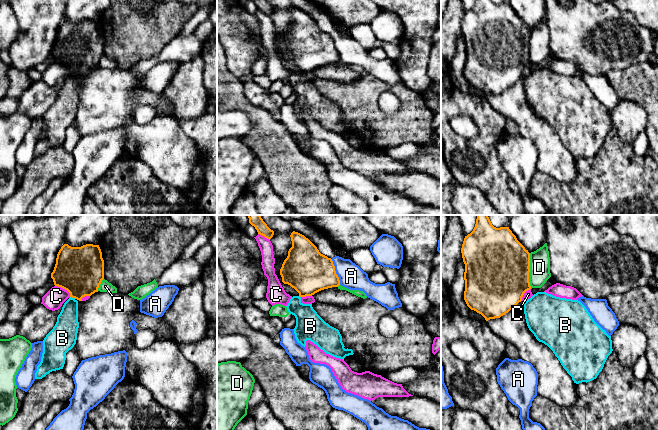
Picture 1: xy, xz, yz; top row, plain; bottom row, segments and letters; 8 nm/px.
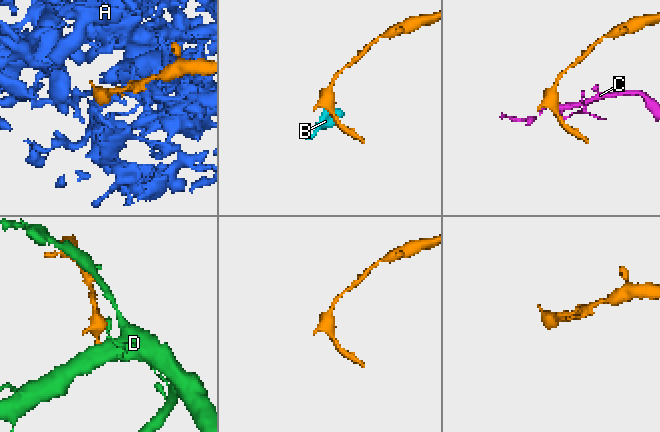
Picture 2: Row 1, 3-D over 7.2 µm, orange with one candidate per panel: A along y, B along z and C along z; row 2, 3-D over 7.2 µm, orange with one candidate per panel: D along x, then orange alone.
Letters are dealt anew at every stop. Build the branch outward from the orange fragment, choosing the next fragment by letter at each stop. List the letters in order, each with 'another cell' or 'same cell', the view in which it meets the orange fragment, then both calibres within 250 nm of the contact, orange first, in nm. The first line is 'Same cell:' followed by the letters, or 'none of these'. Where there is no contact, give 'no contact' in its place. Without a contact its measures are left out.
Same cell: none of these
A: another cell; meets orange in xz; 360 nm thick on the orange side, 200 nm on the other
B: another cell; meets orange in xy; 380 nm thick on the orange side, 190 nm on the other
C: another cell; meets orange in xy; 380 nm thick on the orange side, 160 nm on the other
D: another cell; meets orange in yz; 500 nm thick on the orange side, 160 nm on the other

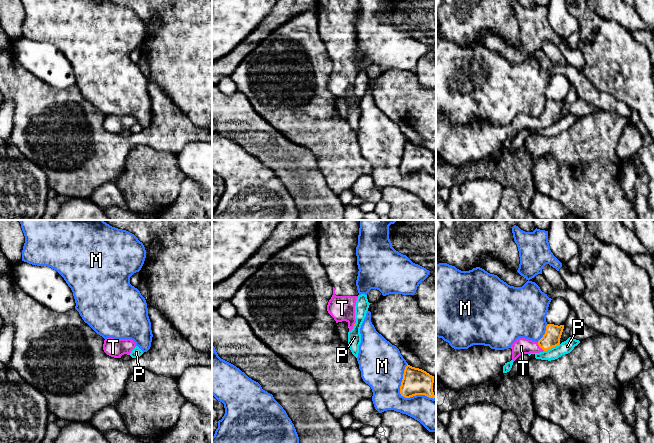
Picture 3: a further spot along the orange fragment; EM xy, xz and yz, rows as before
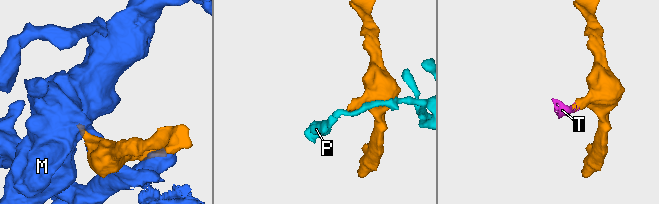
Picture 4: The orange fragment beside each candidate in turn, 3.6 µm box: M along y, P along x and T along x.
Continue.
Same cell: T
M: another cell; meets orange in xz; 220 nm thick on the orange side, 320 nm on the other
P: another cell; meets orange in yz; 140 nm thick on the orange side, 100 nm on the other
T: same cell; meets orange in yz; 140 nm thick on the orange side, 130 nm on the other

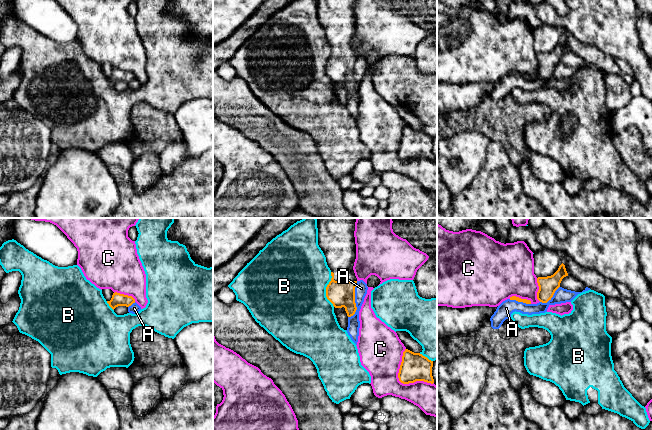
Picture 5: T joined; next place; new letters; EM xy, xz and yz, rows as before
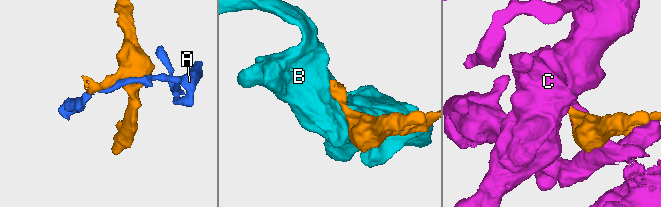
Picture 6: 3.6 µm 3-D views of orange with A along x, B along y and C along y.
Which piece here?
Same cell: none of these
A: another cell; meets orange in xz; 200 nm thick on the orange side, 100 nm on the other
B: another cell; meets orange in xz; 200 nm thick on the orange side, 500 nm on the other
C: another cell; meets orange in xz; 220 nm thick on the orange side, 320 nm on the other

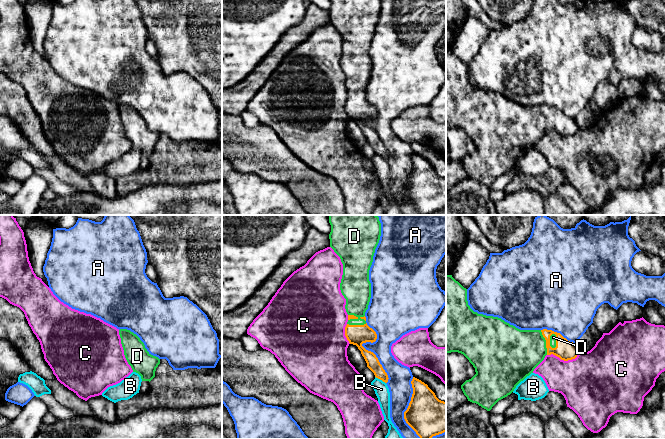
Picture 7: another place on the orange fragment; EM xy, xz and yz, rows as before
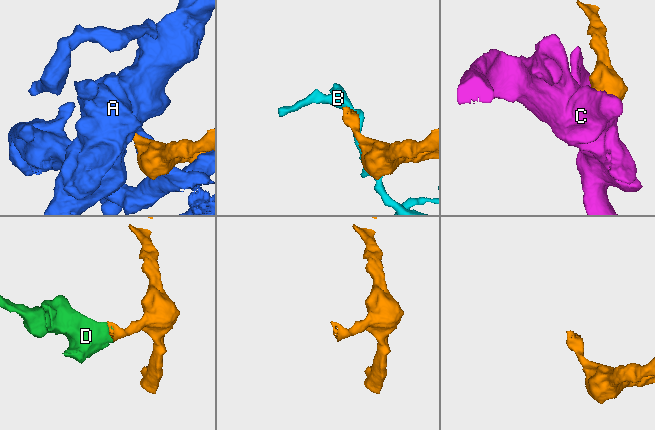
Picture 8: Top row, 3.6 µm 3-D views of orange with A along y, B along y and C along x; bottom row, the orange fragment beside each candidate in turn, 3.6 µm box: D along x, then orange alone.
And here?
Same cell: D
A: another cell; meets orange in xz; 160 nm thick on the orange side, 220 nm on the other
B: another cell; meets orange in xz; 100 nm thick on the orange side, 120 nm on the other
C: another cell; meets orange in yz; 160 nm thick on the orange side, 400 nm on the other
D: same cell; meets orange in yz; 160 nm thick on the orange side, 50 nm on the other

